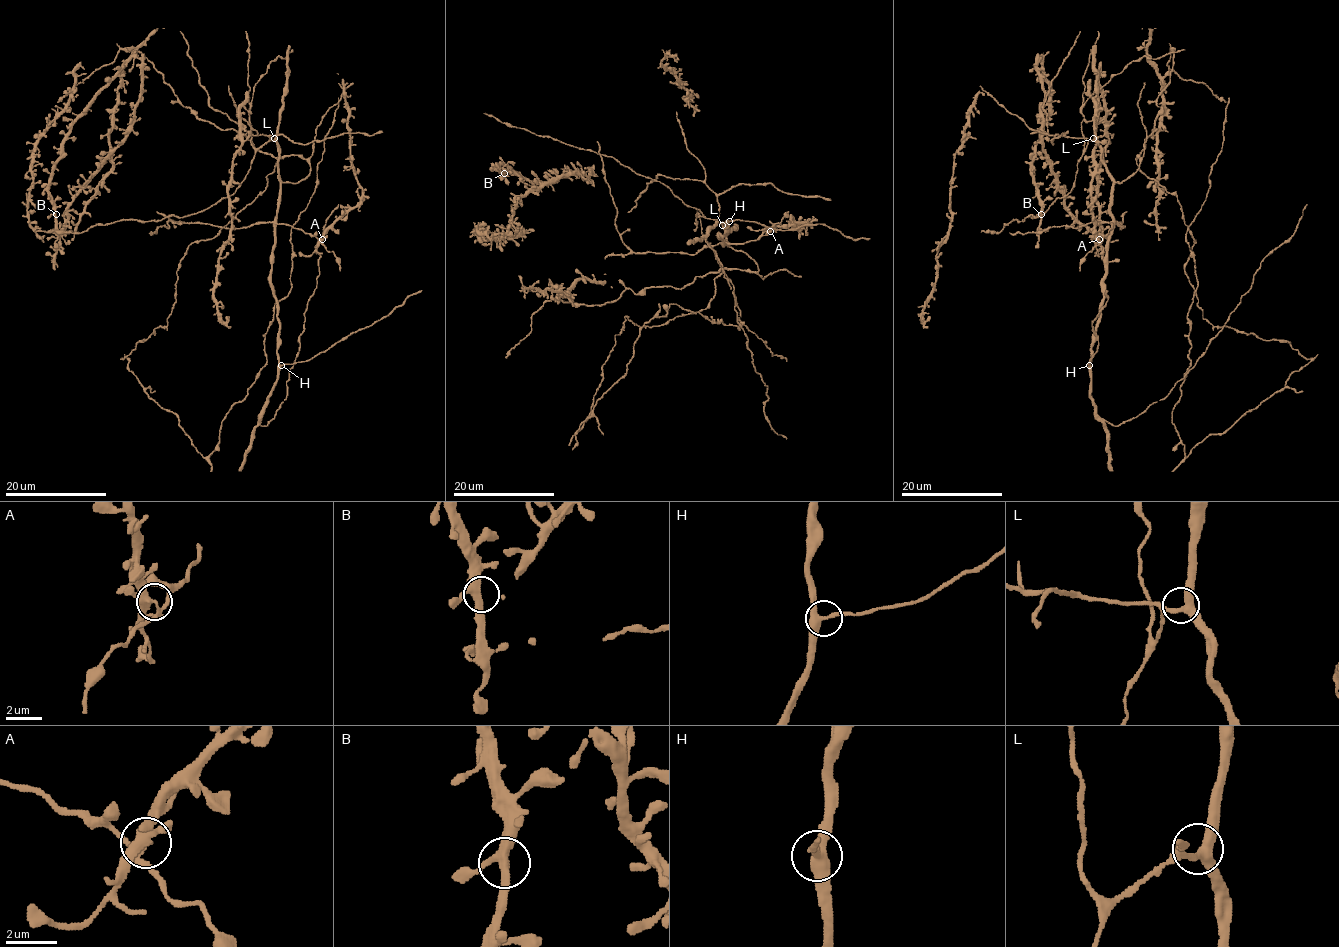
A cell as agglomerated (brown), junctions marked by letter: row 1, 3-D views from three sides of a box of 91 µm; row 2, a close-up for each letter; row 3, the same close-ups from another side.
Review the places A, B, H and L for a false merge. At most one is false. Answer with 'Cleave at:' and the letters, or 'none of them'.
Cleave at: A

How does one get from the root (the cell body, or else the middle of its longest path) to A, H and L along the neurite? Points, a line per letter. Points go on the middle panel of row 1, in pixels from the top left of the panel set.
A: (715, 288), (714, 279), (724, 269), (758, 270), (757, 264), (745, 252), (724, 243), (755, 241), (770, 231)
H: (715, 288), (714, 279), (724, 269), (758, 270), (752, 259), (723, 243), (719, 237), (729, 221)
L: (715, 288), (714, 279), (724, 269), (758, 270), (757, 264), (745, 252), (736, 251), (728, 245), (722, 225)

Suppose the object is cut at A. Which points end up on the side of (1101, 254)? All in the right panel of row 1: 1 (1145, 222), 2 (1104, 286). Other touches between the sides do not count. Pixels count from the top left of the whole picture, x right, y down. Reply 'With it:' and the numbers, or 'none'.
With it: 1, 2

